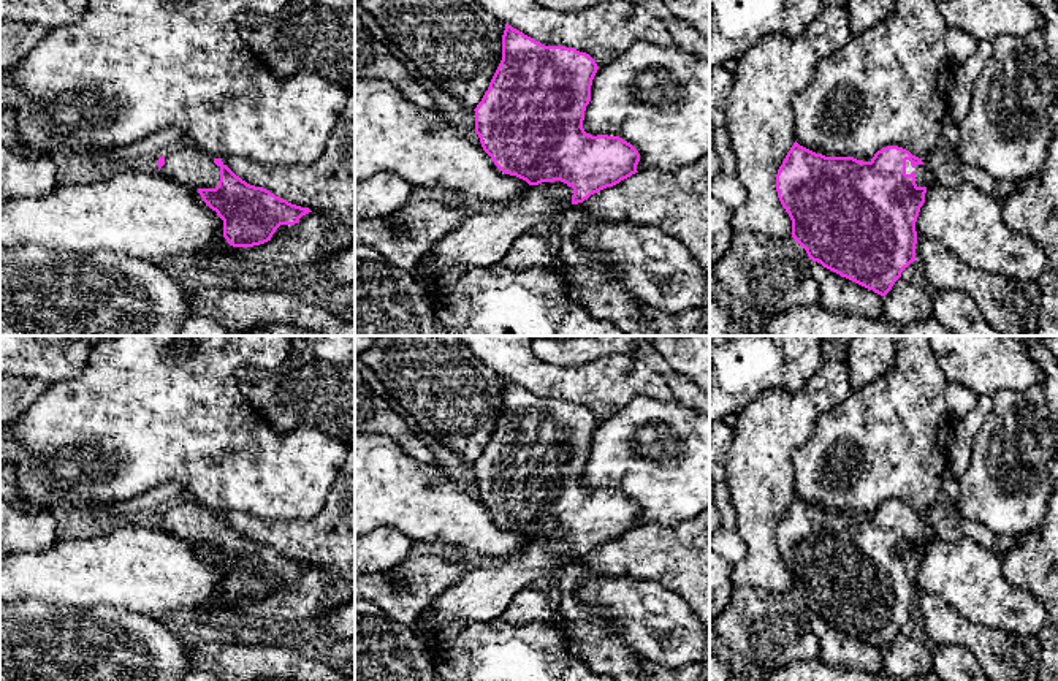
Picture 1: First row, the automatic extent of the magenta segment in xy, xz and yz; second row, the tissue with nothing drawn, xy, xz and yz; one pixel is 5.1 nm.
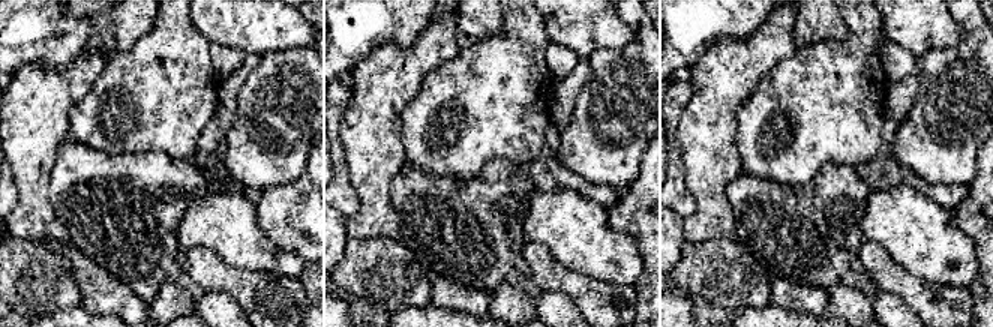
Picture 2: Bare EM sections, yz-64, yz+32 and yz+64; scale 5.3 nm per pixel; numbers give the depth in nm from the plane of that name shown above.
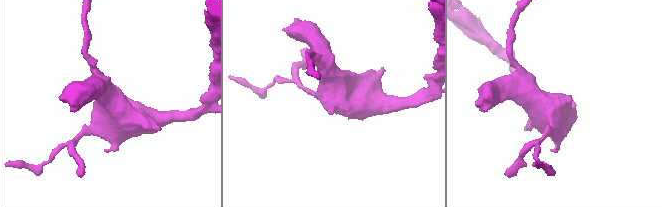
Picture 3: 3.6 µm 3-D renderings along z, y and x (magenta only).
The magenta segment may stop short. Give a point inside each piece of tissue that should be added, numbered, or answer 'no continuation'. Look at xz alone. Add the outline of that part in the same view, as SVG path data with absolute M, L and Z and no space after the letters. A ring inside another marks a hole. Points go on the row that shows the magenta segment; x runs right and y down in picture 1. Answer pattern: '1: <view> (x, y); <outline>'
1: xz (439, 235); M554 181L531 185L524 196L491 212L429 200L407 203L391 217L355 220L355 244L377 250L396 268L407 269L415 277L420 261L424 263L421 272L426 276L439 276L453 266L486 268L500 263L516 238L572 207L572 195L572 187Z

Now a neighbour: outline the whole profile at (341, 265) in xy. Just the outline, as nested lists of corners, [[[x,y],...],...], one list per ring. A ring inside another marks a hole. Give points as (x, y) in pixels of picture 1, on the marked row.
[[[355,244],[328,257],[323,263],[312,266],[314,269],[328,269],[333,280],[355,280]]]

